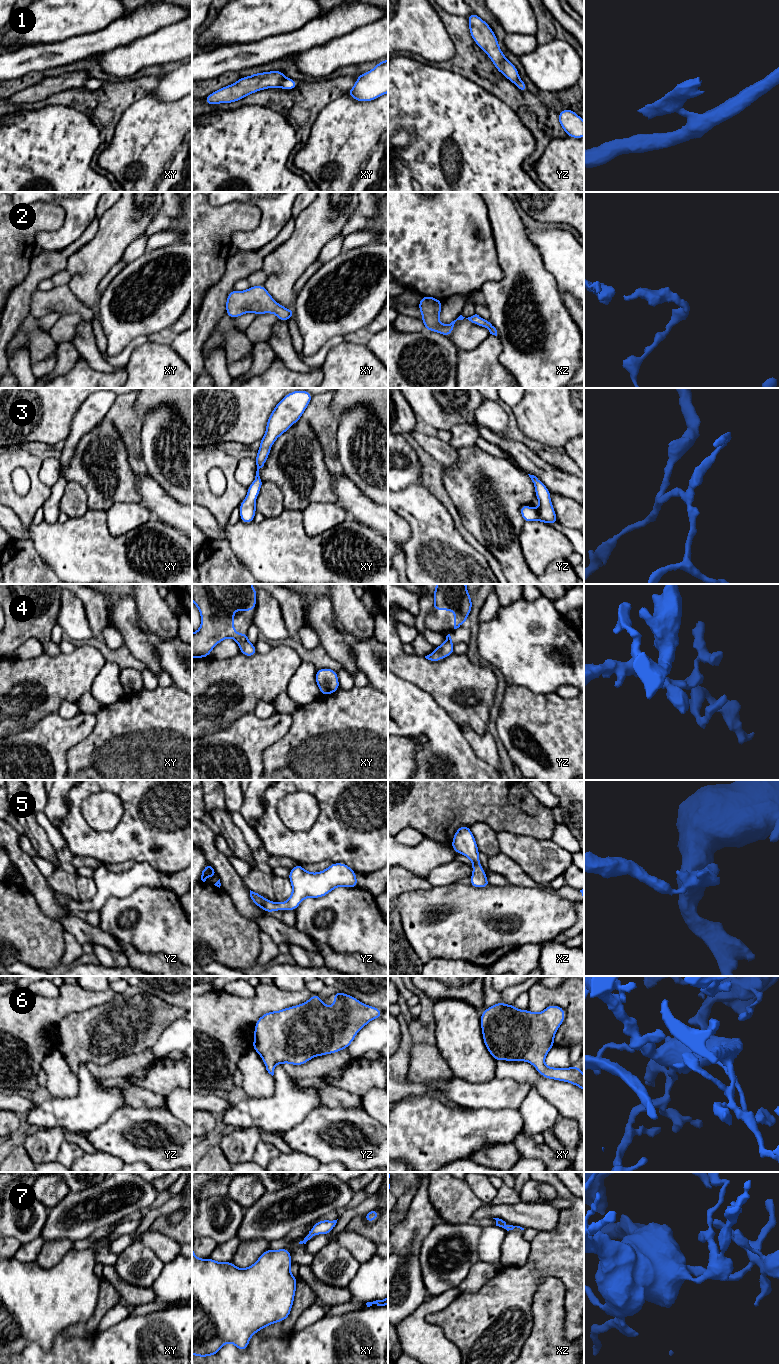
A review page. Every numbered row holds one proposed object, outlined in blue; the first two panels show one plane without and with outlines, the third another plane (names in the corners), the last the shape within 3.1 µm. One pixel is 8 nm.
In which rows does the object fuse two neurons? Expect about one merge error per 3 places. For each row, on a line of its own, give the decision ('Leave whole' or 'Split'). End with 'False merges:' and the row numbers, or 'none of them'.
1: Split
2: Leave whole
3: Leave whole
4: Leave whole
5: Leave whole
6: Leave whole
7: Leave whole
False merges: 1

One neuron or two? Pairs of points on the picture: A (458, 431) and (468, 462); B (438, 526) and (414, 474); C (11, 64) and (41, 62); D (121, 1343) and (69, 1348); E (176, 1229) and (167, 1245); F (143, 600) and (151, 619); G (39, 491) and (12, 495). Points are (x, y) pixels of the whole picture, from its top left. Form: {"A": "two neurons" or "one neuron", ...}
{"A": "two neurons", "B": "two neurons", "C": "one neuron", "D": "one neuron", "E": "two neurons", "F": "one neuron", "G": "one neuron"}

